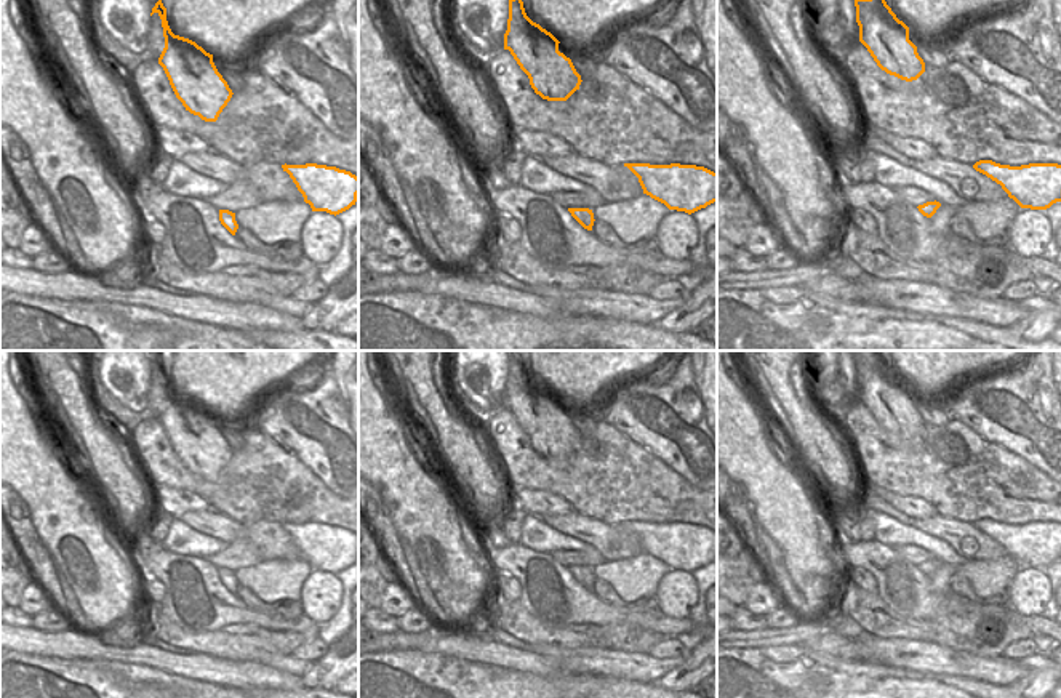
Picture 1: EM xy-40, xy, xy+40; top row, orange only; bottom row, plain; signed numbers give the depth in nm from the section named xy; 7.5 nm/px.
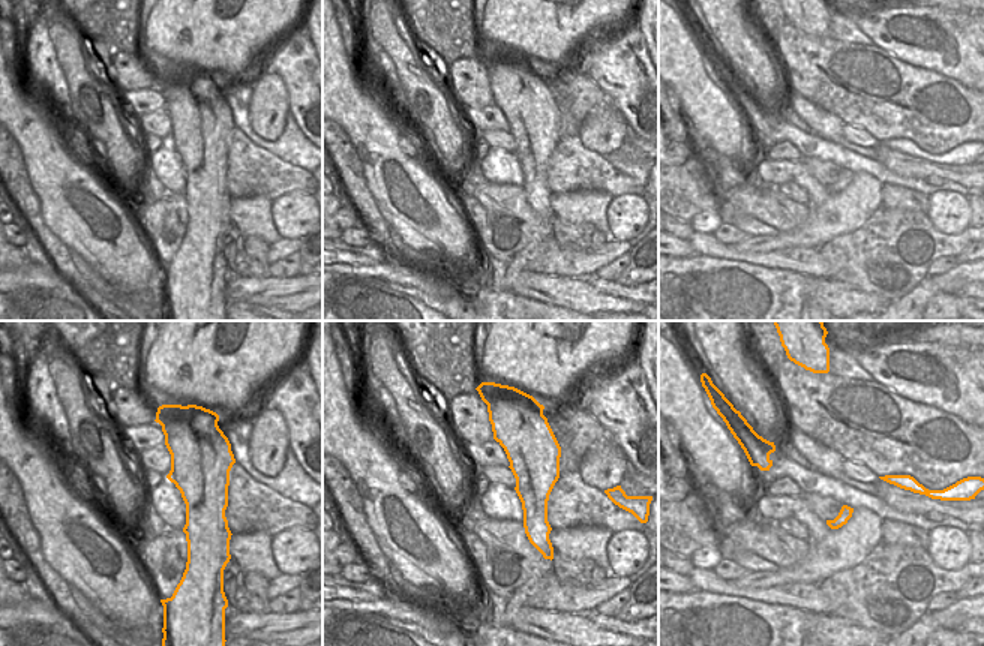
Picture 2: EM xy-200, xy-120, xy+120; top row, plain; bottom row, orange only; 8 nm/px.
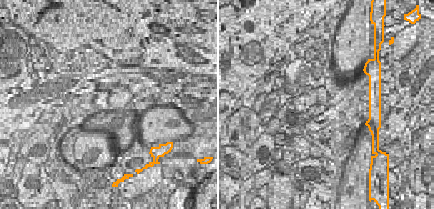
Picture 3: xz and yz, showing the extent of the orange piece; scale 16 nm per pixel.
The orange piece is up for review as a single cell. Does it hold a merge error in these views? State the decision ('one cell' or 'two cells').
two cells

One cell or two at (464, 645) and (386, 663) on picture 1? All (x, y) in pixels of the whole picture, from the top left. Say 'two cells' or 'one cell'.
two cells

